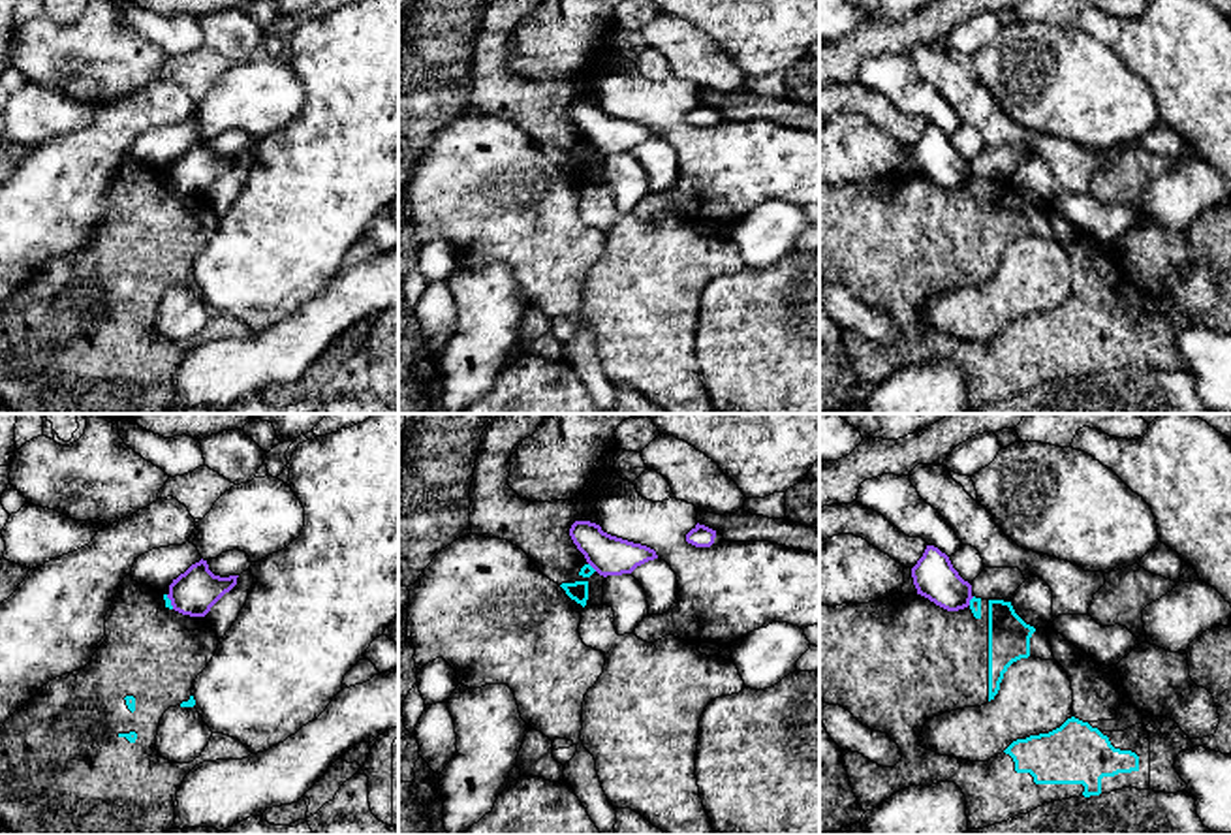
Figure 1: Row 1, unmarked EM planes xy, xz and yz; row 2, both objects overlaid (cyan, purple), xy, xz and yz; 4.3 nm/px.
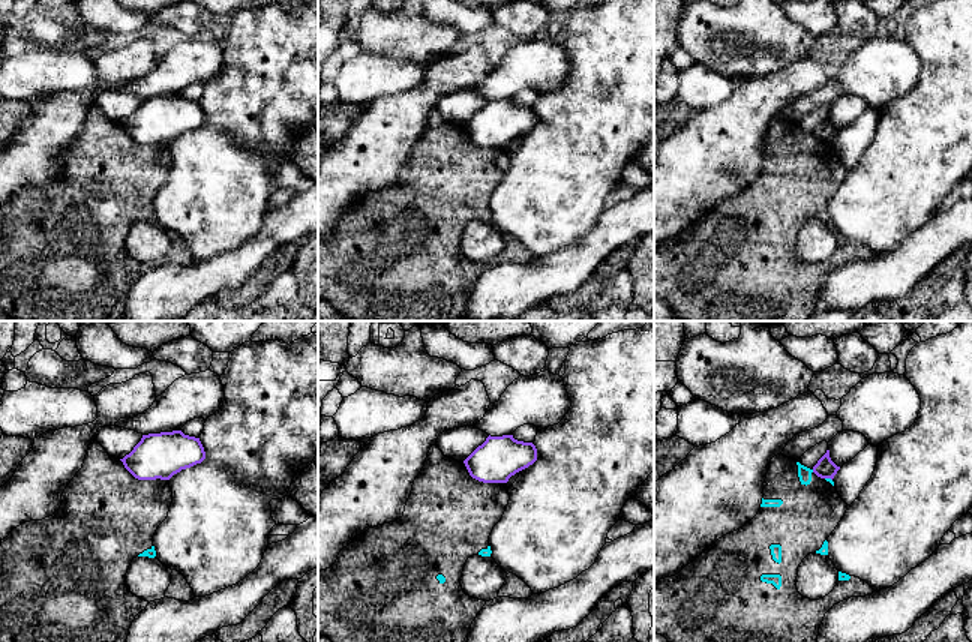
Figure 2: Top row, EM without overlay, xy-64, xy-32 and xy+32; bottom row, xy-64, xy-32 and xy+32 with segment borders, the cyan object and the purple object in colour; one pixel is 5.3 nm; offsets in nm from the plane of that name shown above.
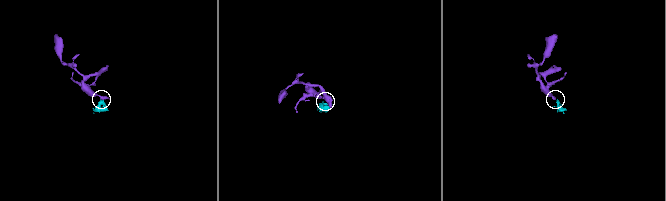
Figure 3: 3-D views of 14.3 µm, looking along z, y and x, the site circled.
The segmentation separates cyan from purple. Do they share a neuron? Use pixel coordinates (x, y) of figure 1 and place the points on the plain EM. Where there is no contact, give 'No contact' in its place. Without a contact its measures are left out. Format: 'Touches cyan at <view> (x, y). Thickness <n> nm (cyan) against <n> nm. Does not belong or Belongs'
Touches cyan at xy (170, 181). Thickness 30 nm (cyan) against 190 nm. Does not belong

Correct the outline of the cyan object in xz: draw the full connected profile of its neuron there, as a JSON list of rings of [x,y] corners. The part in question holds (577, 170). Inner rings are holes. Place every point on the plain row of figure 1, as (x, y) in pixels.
[[[491,0],[481,13],[470,66],[470,109],[485,117],[507,118],[522,128],[539,150],[566,173],[586,184],[588,156],[596,150],[569,115],[575,100],[598,100],[598,79],[622,64],[615,32],[605,30],[586,66],[573,79],[530,81],[509,64],[511,34],[543,0]]]

